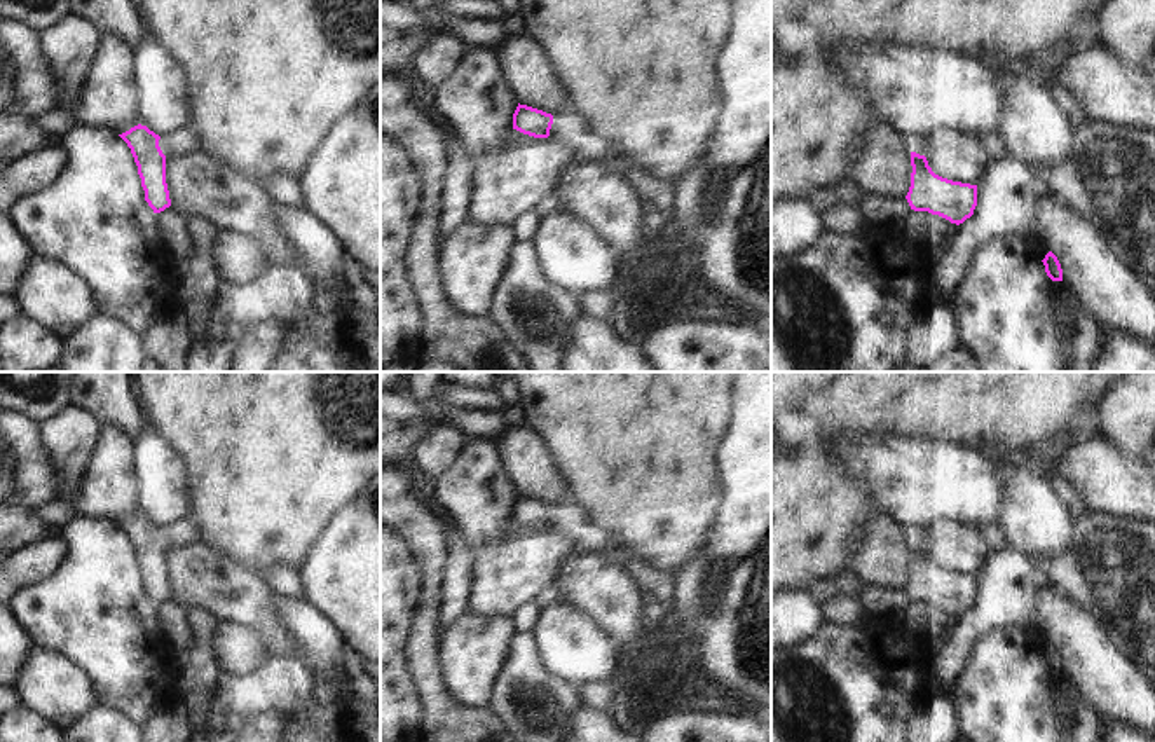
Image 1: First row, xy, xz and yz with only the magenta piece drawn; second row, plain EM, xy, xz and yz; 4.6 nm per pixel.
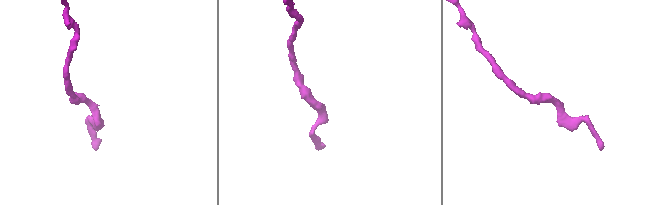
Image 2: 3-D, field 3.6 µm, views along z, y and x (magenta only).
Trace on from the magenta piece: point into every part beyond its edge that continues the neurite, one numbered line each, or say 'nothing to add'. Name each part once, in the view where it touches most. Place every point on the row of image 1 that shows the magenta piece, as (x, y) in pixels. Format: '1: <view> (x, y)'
1: xy (180, 142)

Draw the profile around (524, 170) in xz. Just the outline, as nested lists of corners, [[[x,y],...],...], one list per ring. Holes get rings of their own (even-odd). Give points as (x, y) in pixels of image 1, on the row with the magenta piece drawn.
[[[516,129],[506,133],[490,159],[473,164],[473,192],[466,220],[509,225],[551,196],[572,148]]]

